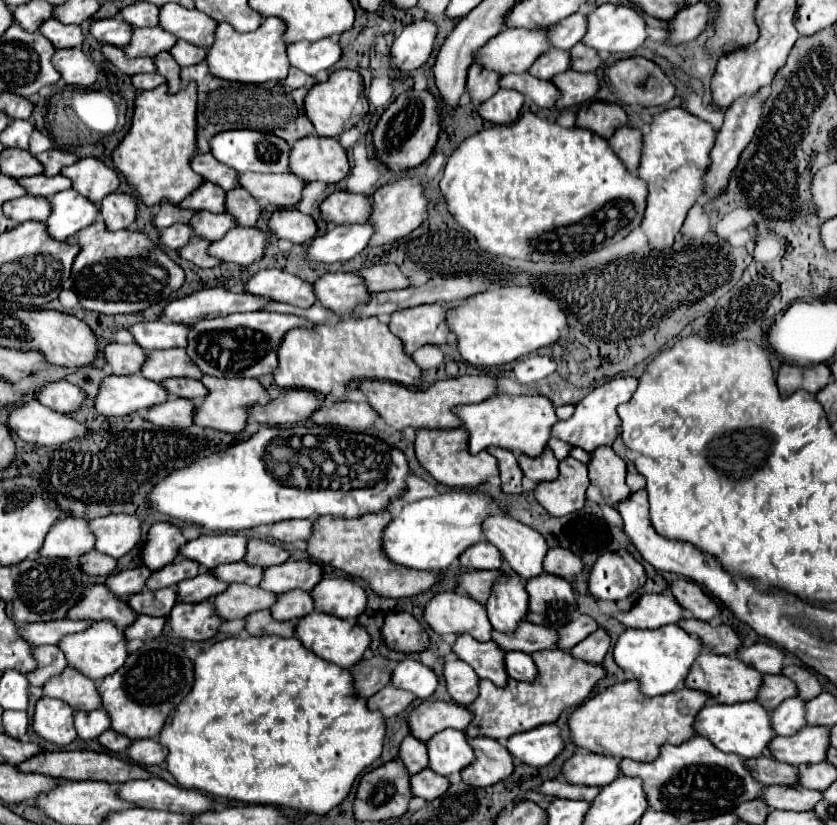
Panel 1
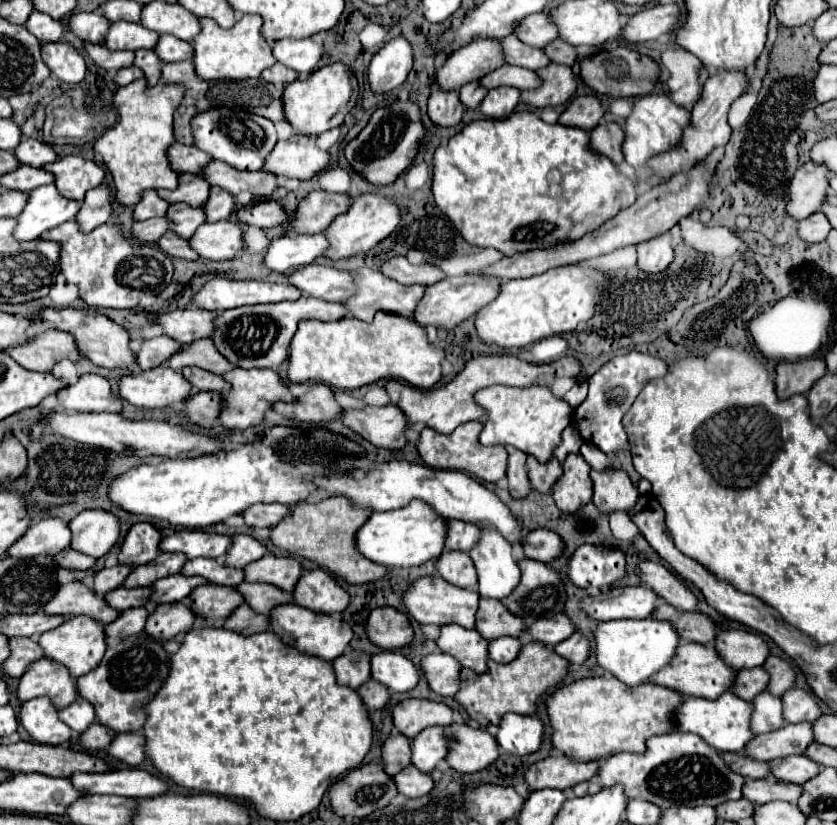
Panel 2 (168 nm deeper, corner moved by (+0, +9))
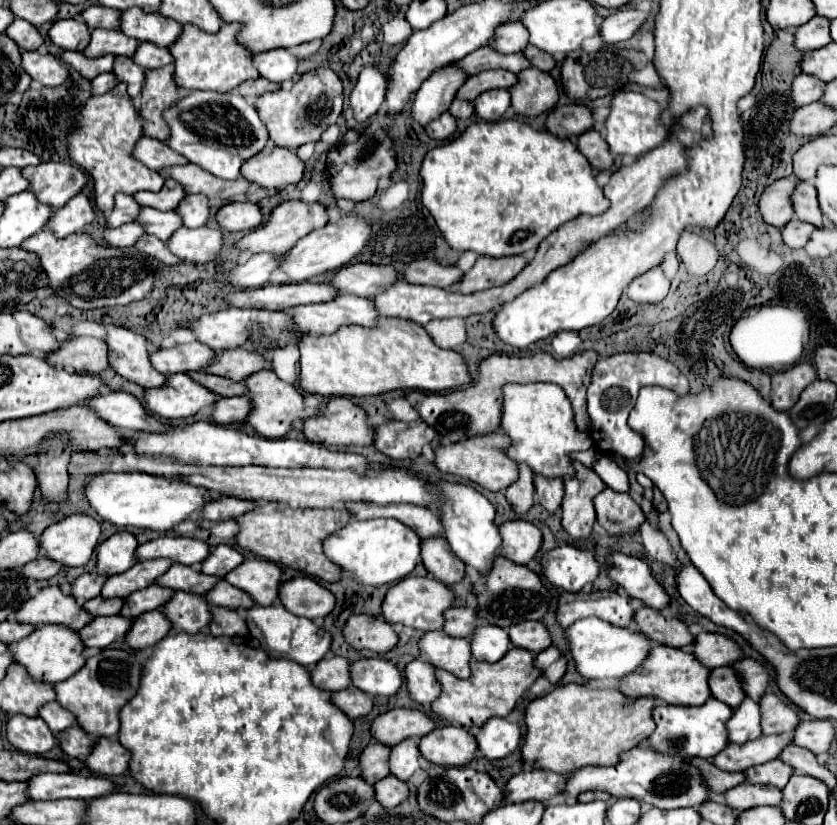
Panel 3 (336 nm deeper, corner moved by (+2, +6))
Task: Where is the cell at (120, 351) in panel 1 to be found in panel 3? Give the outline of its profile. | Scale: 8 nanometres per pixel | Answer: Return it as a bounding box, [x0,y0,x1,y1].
[150,342,216,376]

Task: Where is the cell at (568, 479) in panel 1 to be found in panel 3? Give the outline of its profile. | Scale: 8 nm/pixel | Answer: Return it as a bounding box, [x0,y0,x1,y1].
[562,462,606,538]

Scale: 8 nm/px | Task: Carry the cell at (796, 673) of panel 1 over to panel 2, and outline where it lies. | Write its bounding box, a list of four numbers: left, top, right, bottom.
[762,657,796,697]

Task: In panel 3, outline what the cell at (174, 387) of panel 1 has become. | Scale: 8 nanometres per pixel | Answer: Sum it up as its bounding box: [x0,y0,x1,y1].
[190,372,248,396]

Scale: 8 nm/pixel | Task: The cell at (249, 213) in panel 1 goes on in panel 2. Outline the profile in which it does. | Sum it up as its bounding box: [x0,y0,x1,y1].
[204,187,236,221]

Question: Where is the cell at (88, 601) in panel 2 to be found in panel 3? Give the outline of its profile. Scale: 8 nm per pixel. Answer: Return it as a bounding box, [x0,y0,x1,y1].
[16,586,94,630]

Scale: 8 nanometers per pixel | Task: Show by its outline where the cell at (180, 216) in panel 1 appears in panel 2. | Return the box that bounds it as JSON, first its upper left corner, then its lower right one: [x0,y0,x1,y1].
[134,191,170,221]

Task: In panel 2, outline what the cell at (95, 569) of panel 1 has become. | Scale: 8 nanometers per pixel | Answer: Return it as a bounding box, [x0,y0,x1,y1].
[54,549,96,569]

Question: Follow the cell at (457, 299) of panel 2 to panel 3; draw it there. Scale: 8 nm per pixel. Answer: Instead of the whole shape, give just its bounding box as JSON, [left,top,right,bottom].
[458,254,528,294]

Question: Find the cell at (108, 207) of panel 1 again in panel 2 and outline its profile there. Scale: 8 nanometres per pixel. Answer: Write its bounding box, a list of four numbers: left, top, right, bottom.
[78,185,112,231]

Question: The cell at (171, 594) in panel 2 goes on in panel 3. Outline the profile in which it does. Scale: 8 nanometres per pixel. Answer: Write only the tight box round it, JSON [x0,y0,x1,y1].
[120,584,174,618]

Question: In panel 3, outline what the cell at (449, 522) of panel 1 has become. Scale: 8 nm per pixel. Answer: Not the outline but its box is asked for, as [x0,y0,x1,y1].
[324,518,420,586]

